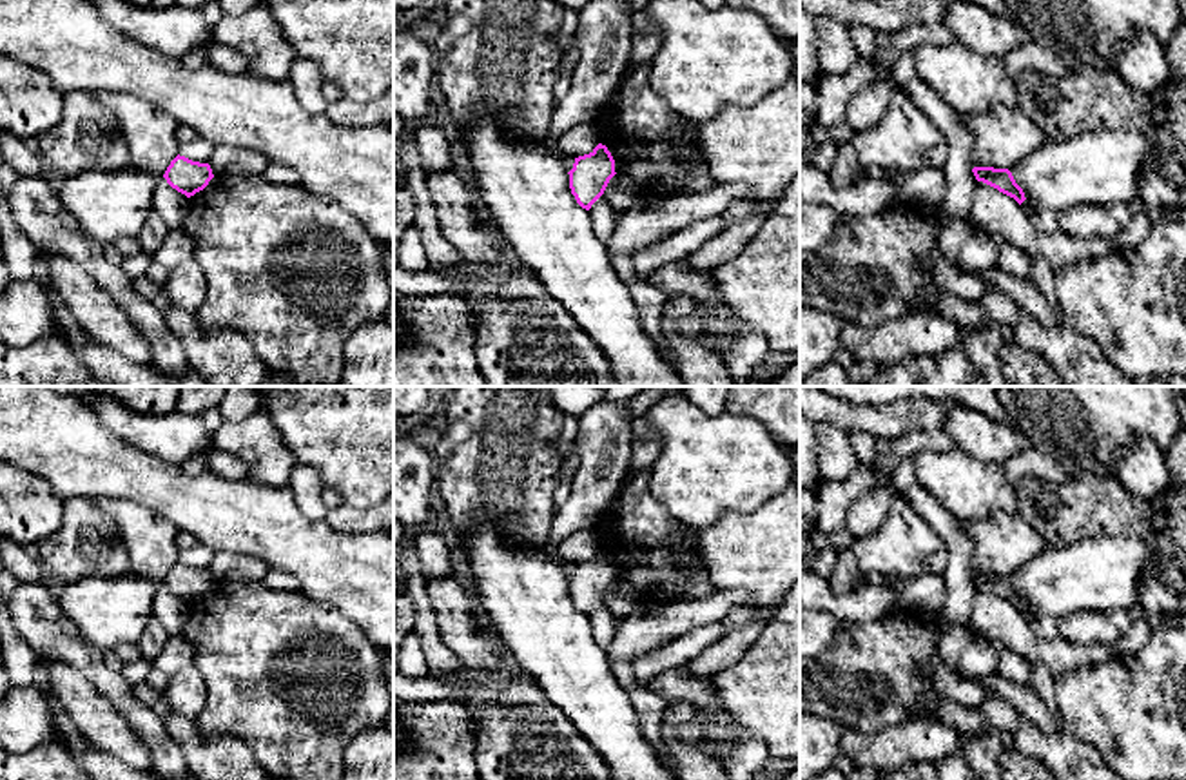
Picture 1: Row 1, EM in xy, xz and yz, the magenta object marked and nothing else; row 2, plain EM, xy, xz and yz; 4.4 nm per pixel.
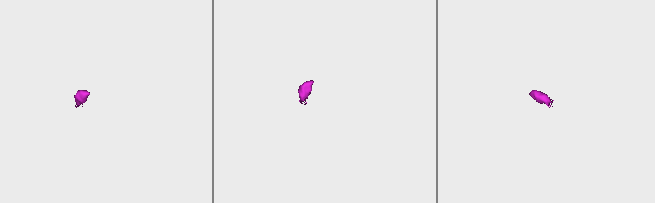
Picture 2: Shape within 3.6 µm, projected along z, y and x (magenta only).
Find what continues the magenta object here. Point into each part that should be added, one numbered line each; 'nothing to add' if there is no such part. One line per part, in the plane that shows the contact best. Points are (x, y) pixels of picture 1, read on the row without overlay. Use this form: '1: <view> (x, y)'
1: yz (1085, 628)

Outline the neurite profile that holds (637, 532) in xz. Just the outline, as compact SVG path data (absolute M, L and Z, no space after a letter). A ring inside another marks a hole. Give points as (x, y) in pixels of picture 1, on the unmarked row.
M649 470L629 472L618 495L600 513L595 533L615 566L615 579L629 582L638 602L687 600L673 548L680 521L649 492Z

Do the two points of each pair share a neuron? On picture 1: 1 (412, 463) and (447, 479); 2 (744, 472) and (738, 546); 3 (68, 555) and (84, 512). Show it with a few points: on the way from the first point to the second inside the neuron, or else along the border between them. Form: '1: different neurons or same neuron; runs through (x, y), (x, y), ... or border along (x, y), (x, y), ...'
1: different neurons; border along (434, 470), (436, 488)
2: different neurons; border along (778, 492), (748, 512), (722, 512), (700, 528)
3: same neuron; runs through (73, 545), (73, 534), (80, 523)

